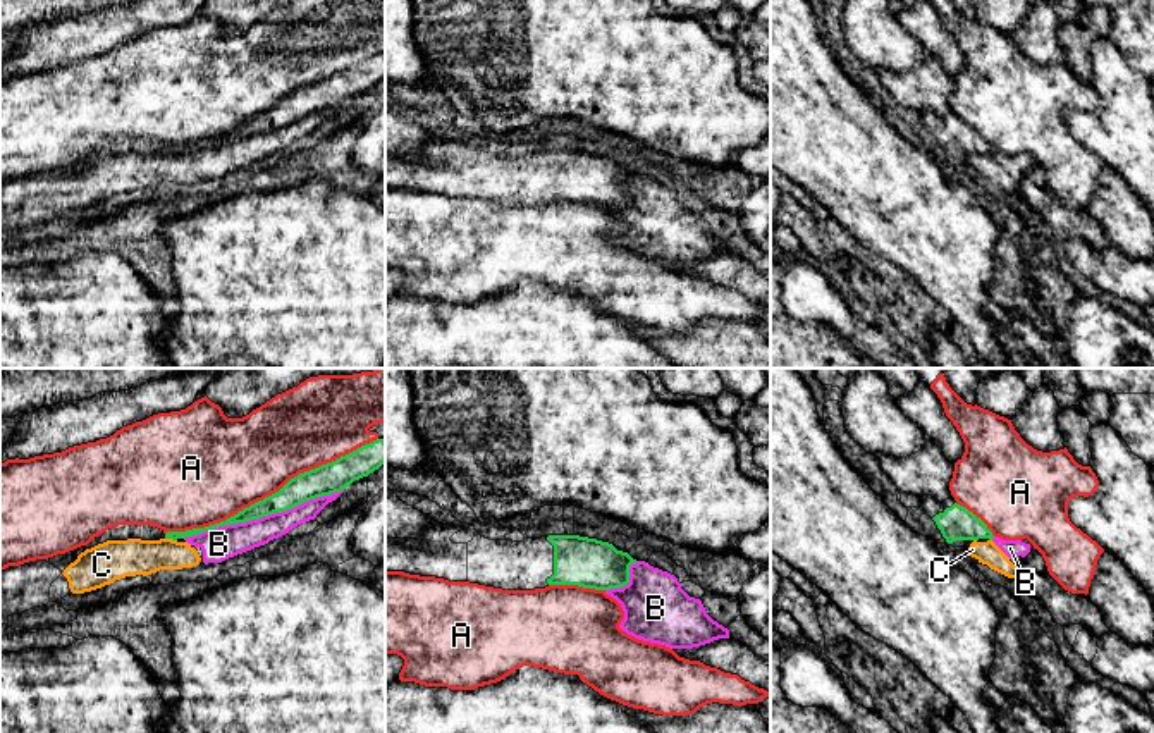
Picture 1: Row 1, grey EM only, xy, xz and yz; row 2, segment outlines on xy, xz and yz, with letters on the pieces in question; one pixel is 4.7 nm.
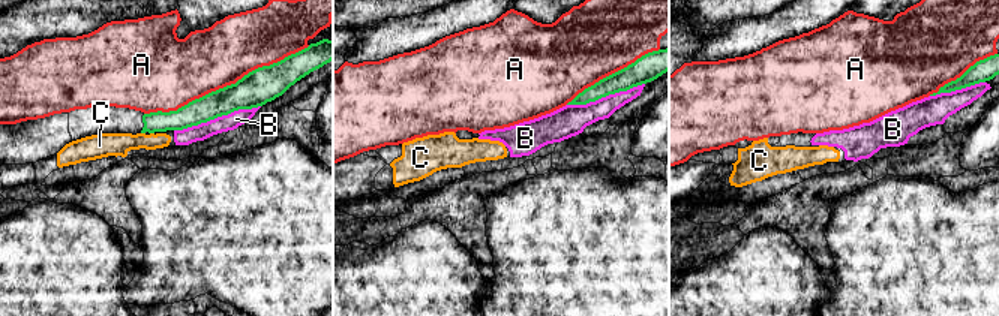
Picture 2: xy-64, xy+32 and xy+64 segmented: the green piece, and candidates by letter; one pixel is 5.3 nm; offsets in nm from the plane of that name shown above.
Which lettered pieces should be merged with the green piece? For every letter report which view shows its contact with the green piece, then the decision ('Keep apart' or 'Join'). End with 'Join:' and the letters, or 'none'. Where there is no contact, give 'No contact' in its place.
A: Touches green in xy. Keep apart
B: Touches green in xy. Keep apart
C: Touches green in xy. Keep apart
Join: none

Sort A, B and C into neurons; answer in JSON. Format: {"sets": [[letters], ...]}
{"sets": [["A"], ["B", "C"]]}

